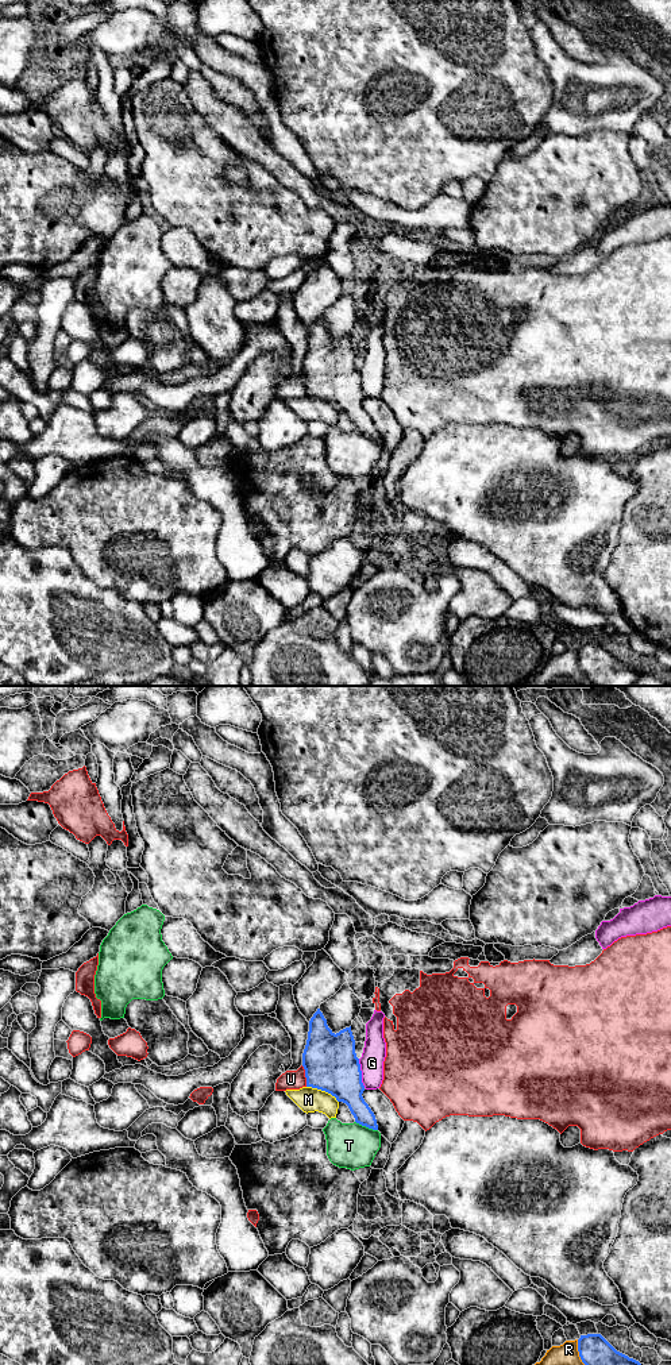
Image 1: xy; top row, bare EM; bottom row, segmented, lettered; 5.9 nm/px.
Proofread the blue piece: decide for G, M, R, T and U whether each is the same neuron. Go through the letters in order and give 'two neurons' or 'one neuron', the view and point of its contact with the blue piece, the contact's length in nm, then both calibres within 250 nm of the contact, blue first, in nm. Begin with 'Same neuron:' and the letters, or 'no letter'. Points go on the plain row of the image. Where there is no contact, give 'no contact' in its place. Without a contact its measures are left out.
Same neuron: no letter
G: two neurons; meets blue in xy at (361, 382); contact 180 nm long; 320 nm thick on the blue side, 140 nm on the other
M: two neurons; meets blue in xy at (323, 398); contact 220 nm long; 320 nm thick on the blue side, 150 nm on the other
R: two neurons; meets blue in xy at (581, 667); contact 260 nm long; 240 nm thick on the blue side, 300 nm on the other
T: two neurons; meets blue in xy at (366, 435); contact 150 nm long; 170 nm thick on the blue side, 280 nm on the other
U: two neurons; meets blue in xy at (305, 385); contact 130 nm long; 320 nm thick on the blue side, 110 nm on the other

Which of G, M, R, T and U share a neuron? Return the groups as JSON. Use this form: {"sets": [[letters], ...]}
{"sets": [["G"], ["M"], ["R"], ["T"], ["U"]]}

